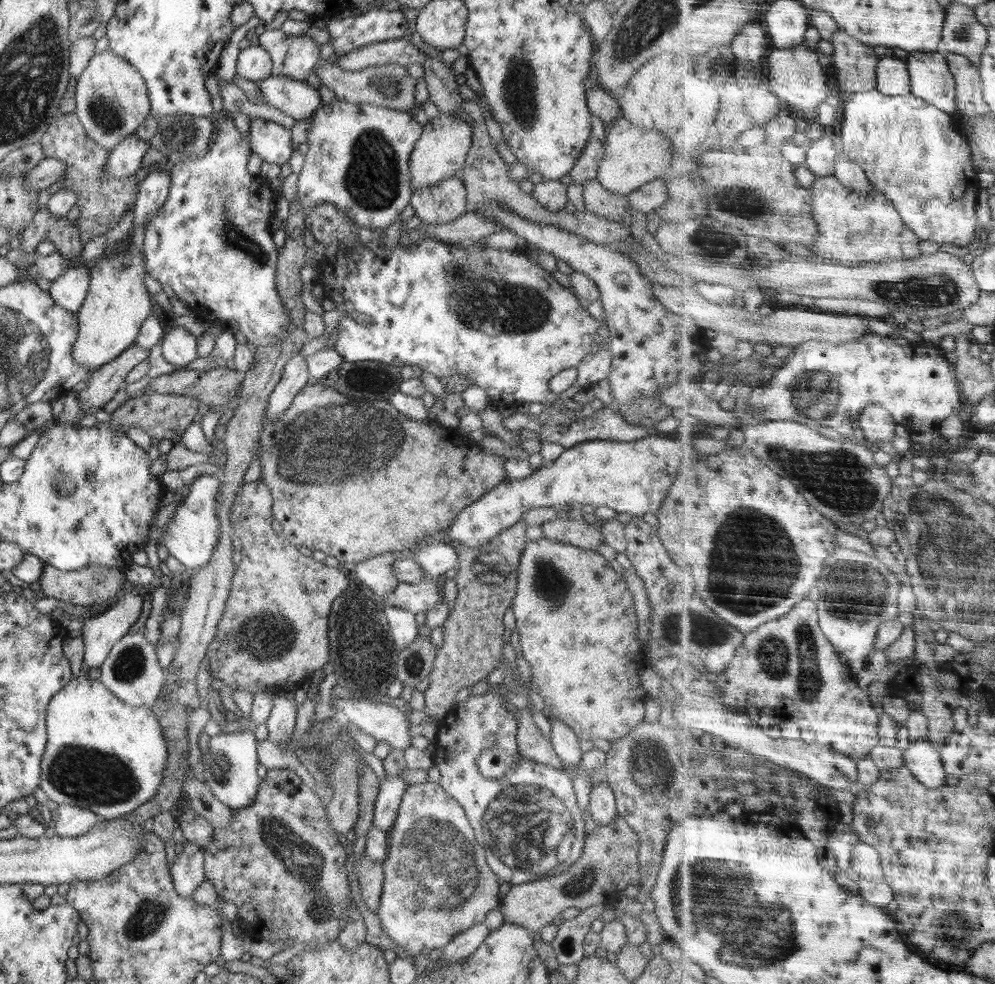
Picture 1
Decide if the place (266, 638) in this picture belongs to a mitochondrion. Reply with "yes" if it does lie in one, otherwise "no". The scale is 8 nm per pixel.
yes

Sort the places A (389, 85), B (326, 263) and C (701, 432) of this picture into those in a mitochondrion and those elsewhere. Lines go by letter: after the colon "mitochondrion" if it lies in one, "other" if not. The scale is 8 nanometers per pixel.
A: mitochondrion
B: other
C: other

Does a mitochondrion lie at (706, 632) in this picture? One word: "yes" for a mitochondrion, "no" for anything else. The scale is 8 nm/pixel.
yes

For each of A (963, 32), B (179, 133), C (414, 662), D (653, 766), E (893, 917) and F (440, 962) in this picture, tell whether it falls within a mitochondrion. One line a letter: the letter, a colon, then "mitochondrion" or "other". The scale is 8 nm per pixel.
A: mitochondrion
B: mitochondrion
C: mitochondrion
D: mitochondrion
E: other
F: other

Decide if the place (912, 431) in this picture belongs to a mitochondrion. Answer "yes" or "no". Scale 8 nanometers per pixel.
no

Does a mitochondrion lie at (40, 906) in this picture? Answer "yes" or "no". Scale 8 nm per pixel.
no

